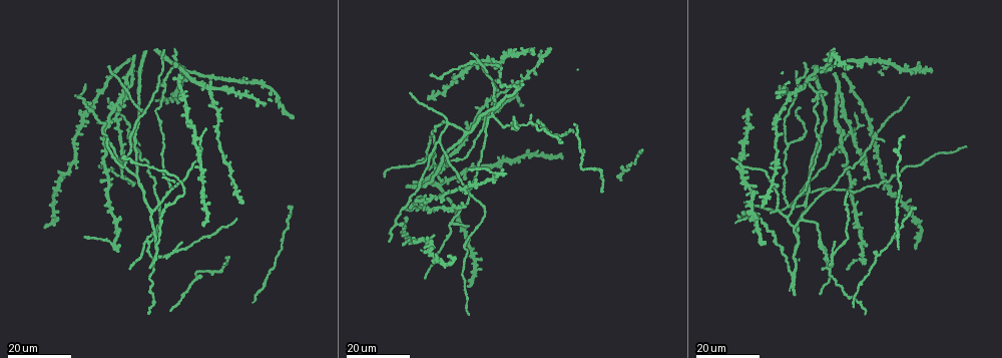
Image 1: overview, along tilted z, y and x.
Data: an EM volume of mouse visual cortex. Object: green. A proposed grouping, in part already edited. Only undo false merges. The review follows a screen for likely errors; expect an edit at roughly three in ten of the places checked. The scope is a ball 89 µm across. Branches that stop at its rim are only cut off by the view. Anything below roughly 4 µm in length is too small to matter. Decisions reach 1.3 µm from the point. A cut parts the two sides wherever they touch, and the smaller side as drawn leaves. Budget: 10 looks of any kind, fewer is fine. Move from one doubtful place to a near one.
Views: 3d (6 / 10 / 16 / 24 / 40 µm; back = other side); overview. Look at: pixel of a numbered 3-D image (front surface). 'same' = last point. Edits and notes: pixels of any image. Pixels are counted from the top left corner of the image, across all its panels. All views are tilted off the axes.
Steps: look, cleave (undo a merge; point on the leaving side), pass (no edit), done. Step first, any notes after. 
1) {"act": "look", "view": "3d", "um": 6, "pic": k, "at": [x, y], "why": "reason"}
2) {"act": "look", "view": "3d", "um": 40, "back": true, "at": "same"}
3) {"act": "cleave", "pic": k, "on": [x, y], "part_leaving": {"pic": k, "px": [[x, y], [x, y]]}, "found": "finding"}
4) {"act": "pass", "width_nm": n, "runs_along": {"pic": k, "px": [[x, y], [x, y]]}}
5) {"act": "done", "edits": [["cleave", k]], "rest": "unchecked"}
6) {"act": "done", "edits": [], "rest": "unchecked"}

{"act": "look", "view": "3d", "um": 24, "pic": 1, "at": [168, 194], "why": "arms part here"}

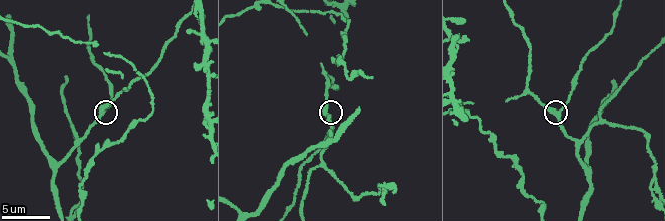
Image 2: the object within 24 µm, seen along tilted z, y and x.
{"act": "look", "view": "3d", "um": 6, "pic": 2, "at": [560, 111], "why": "zoom in"}

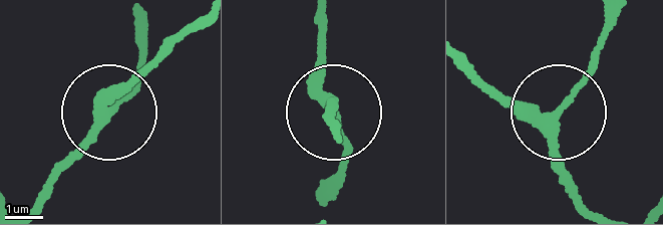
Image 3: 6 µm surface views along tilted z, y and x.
{"act": "pass", "arms": 3, "runs_along": {"pic": 3, "px": [[34, 206], [52, 173], [108, 117], [112, 90], [152, 61]]}, "found": "continuous, no second neuron"}

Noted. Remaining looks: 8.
{"act": "look", "view": "3d", "um": 10, "pic": 2, "at": [321, 166], "why": "three arms meet"}

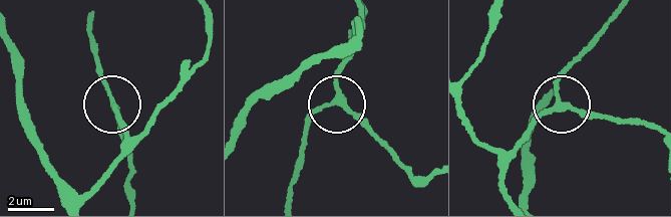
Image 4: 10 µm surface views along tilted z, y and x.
{"act": "pass", "arms": 3, "runs_along": {"pic": 4, "px": [[507, 196], [502, 169], [529, 127], [557, 109], [567, 62]]}, "found": "one neuron here"}

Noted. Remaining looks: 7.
{"act": "look", "view": "3d", "um": 16, "pic": 2, "at": [109, 55], "why": "a fork"}

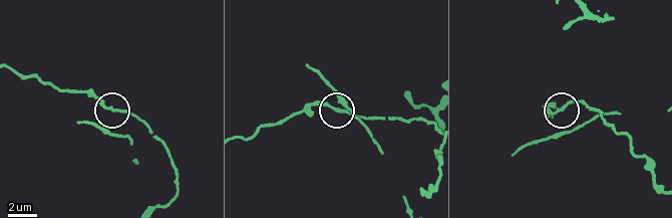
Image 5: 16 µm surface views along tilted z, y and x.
{"act": "pass", "arms": 3, "found": "continuous, no second neuron"}

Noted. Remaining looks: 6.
{"act": "look", "view": "3d", "um": 16, "pic": 1, "at": [789, 206], "why": "four or more arms meet"}

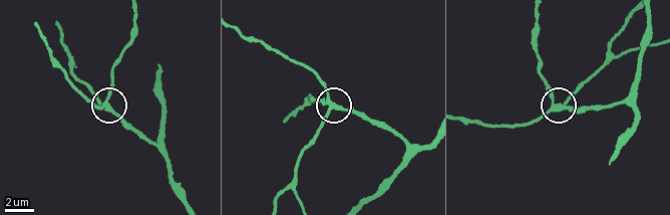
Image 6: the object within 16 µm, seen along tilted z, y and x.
{"act": "look", "view": "3d", "um": 10, "pic": 6, "at": [329, 105]}

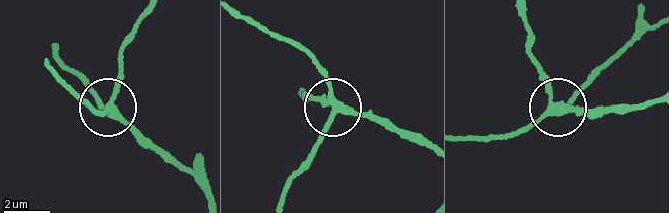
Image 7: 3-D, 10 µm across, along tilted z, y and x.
{"act": "pass", "width_nm": 270, "runs_along": {"pic": 7, "px": [[423, 143], [313, 95]]}, "found": "continuous, no second neuron"}

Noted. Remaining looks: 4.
{"act": "look", "view": "3d", "um": 24, "pic": 1, "at": [451, 225], "why": "three-way junction"}

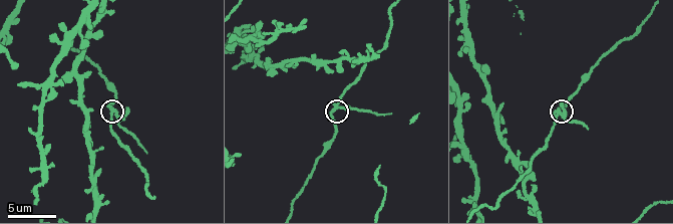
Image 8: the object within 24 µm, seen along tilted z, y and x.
{"act": "look", "view": "3d", "um": 10, "pic": 8, "at": [558, 111]}

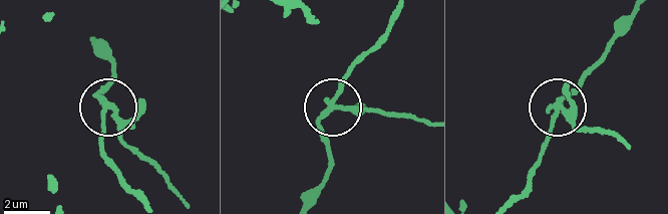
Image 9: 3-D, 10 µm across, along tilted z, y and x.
{"act": "cleave", "pic": 9, "on": [134, 125], "width_nm": 210, "part_leaving": {"pic": 9, "px": [[111, 105], [120, 137], [160, 167], [182, 201]]}, "found": "two neurons meet here"}

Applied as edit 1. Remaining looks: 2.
{"act": "done", "edits": [["cleave", 9]], "rest": "unchecked"}

